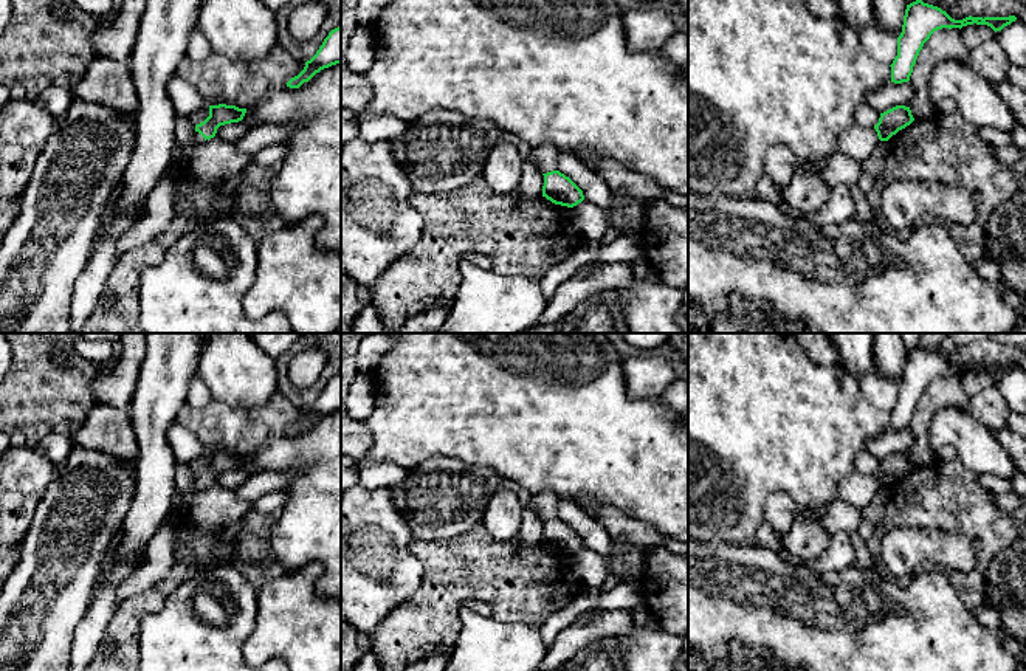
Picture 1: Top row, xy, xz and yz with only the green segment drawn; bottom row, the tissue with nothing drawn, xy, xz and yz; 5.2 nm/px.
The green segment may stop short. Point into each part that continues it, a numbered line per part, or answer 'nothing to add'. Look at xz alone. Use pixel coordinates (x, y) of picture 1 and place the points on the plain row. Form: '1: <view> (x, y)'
1: xz (546, 502)

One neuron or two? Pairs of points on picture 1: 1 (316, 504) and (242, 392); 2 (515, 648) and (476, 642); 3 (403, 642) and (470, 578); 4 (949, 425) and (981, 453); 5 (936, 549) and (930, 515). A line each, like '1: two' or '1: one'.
1: two
2: one
3: one
4: one
5: two

